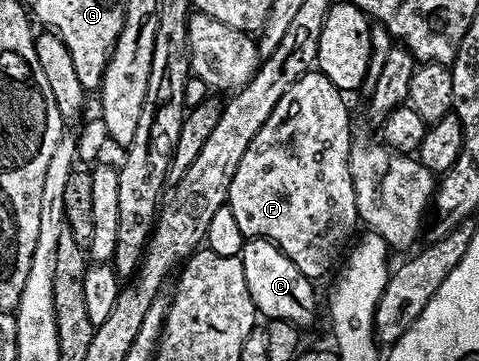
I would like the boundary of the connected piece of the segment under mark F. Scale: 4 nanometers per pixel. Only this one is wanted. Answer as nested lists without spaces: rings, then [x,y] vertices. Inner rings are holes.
[[[318,69],[305,72],[298,81],[289,85],[285,97],[281,97],[281,101],[277,101],[273,113],[269,113],[269,121],[265,121],[265,125],[261,125],[257,137],[253,137],[253,141],[249,141],[249,149],[245,149],[245,157],[241,157],[241,165],[237,165],[237,173],[233,173],[233,181],[229,185],[227,194],[227,203],[233,209],[233,217],[241,229],[244,240],[267,239],[270,243],[276,243],[285,253],[285,257],[289,257],[289,261],[293,261],[293,265],[297,265],[297,269],[301,269],[301,273],[305,273],[305,277],[312,281],[319,281],[322,275],[330,273],[331,266],[335,262],[337,262],[336,264],[340,262],[345,248],[352,242],[353,236],[356,234],[355,223],[360,222],[355,190],[351,180],[351,145],[353,142],[351,115],[347,112],[347,103],[343,99],[346,99],[344,92],[339,91],[337,85],[333,85],[333,81],[329,81],[329,77],[325,77],[323,72]]]

